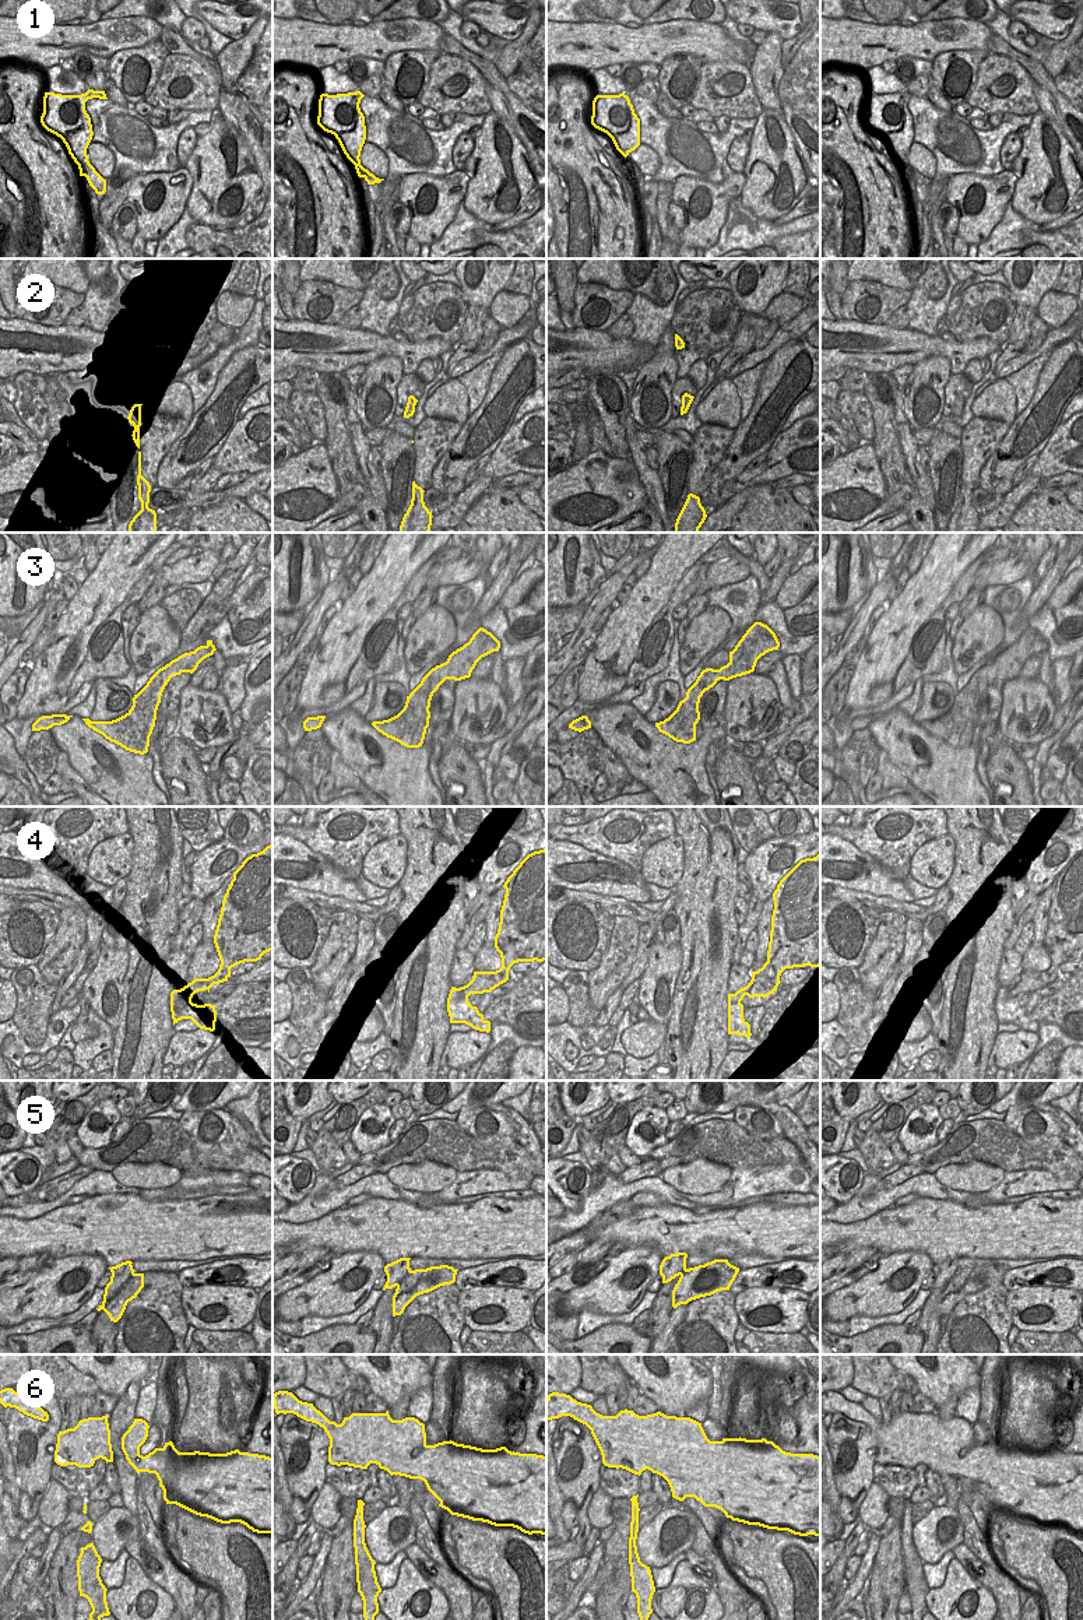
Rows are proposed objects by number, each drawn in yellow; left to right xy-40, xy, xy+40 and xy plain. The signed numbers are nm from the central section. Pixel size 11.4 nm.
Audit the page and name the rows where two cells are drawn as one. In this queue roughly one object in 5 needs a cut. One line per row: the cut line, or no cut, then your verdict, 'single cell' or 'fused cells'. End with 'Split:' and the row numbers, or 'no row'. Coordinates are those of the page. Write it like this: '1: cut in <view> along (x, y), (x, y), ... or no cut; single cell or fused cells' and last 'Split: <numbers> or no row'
1: no cut; single cell
2: no cut; single cell
3: no cut; single cell
4: no cut; single cell
5: cut in xy-40 along (134, 1274), (113, 1297), (111, 1320); fused cells
6: no cut; single cell
Split: 5

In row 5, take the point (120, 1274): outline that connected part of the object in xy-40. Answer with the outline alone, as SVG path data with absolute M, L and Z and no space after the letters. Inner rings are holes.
M126 1261L116 1266L109 1268L112 1272L110 1282L105 1287L103 1301L96 1308L103 1310L112 1319L113 1297L123 1289L127 1280L134 1275L133 1262Z

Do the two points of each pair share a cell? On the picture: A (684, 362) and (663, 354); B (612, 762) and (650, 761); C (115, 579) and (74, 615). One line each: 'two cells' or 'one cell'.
A: two cells
B: two cells
C: one cell

